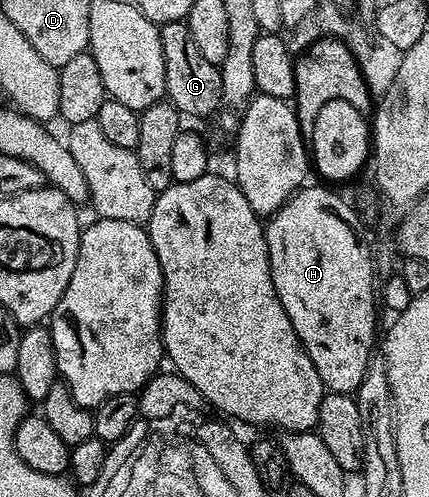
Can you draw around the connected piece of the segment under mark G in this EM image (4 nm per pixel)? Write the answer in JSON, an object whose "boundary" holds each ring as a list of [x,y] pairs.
{"boundary":[[[185,20],[168,21],[159,28],[160,47],[164,51],[164,79],[166,80],[166,97],[170,104],[178,108],[179,113],[190,117],[206,117],[209,113],[217,114],[222,104],[222,92],[220,91],[220,68],[208,63],[204,54],[196,48],[192,39],[192,31],[188,31]]]}

